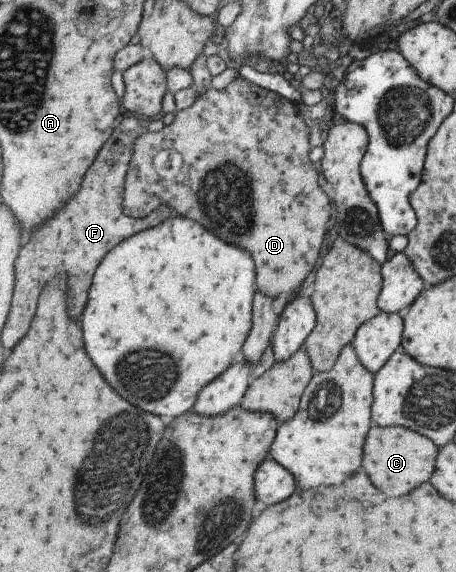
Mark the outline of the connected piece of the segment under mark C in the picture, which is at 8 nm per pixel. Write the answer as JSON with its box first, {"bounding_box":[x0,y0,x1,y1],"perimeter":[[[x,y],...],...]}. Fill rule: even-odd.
{"bounding_box":[363,424,437,496],"perimeter":[[[373,424],[363,444],[363,470],[369,482],[379,492],[403,496],[429,480],[437,454],[436,445],[414,431],[403,428],[377,428]]]}

